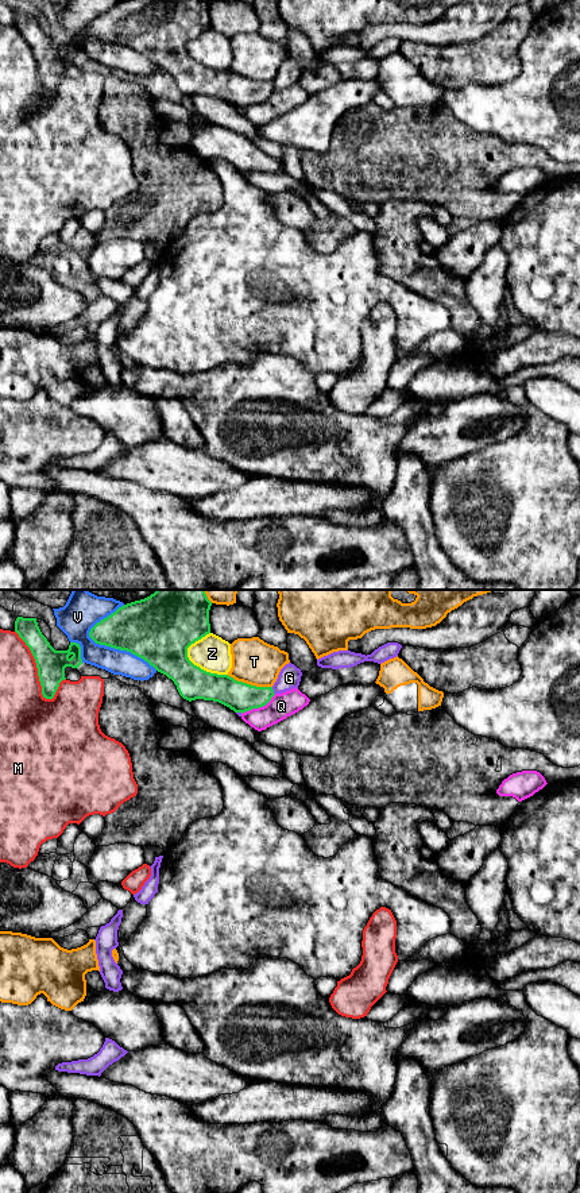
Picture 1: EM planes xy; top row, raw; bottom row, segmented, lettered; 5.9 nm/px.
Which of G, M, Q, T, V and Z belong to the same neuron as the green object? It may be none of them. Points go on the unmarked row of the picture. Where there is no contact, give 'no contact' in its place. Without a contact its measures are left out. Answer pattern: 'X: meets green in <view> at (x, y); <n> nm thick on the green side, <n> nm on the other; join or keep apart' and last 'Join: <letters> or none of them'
G: meets green in xy at (273, 87); 180 nm thick on the green side, 140 nm on the other; keep apart
M: meets green in xy at (37, 62); 170 nm thick on the green side, 280 nm on the other; keep apart
Q: meets green in xy at (258, 103); 180 nm thick on the green side, 150 nm on the other; keep apart
T: meets green in xy at (250, 80); 180 nm thick on the green side, 280 nm on the other; keep apart
V: meets green in xy at (120, 45); 360 nm thick on the green side, 150 nm on the other; keep apart
Z: meets green in xy at (202, 65); 260 nm thick on the green side, 220 nm on the other; keep apart
Join: none of them

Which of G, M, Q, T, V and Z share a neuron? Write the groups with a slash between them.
G / M Q / T / V / Z

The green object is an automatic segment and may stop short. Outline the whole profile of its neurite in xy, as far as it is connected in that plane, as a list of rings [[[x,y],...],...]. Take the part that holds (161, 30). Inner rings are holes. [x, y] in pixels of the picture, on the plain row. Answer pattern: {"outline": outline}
{"outline": [[[124,0],[107,13],[97,18],[89,32],[100,40],[131,47],[143,54],[158,67],[174,77],[179,90],[192,97],[196,94],[219,97],[235,108],[245,108],[266,101],[275,90],[272,82],[256,82],[237,77],[228,70],[210,69],[194,61],[187,53],[187,43],[210,28],[209,5],[212,0]]]}

